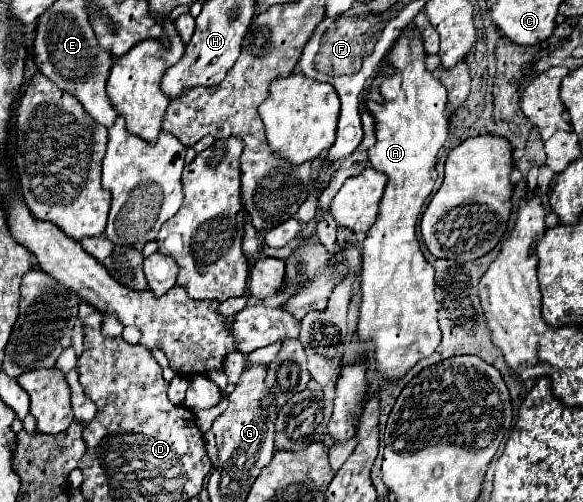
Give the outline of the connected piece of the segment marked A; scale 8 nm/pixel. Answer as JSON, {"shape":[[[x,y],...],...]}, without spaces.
{"shape":[[[409,24],[391,46],[387,54],[387,64],[397,70],[379,86],[383,102],[367,98],[367,110],[375,120],[375,144],[369,148],[369,162],[375,170],[387,176],[387,186],[379,204],[379,216],[367,232],[367,240],[363,242],[363,256],[361,256],[363,298],[361,298],[357,334],[363,344],[375,346],[377,370],[387,378],[397,380],[405,376],[407,370],[411,370],[419,360],[433,354],[441,342],[441,330],[437,324],[439,304],[435,300],[435,270],[421,252],[415,228],[421,206],[431,194],[433,184],[437,180],[437,170],[435,170],[437,152],[441,150],[441,146],[449,136],[449,116],[447,116],[447,90],[425,68],[423,36],[413,24]]]}

